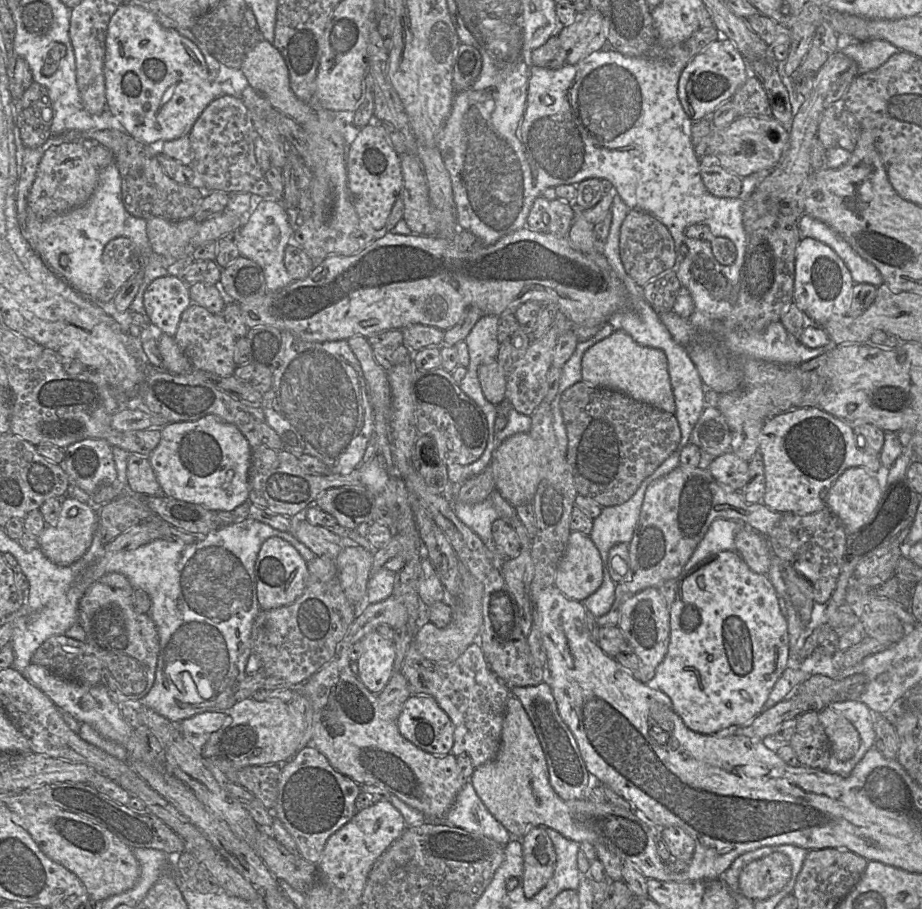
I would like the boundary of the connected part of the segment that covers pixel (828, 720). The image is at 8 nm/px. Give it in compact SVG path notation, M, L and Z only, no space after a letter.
M831 707L820 710L818 717L831 742L832 755L840 761L853 758L860 746L860 735L852 723Z

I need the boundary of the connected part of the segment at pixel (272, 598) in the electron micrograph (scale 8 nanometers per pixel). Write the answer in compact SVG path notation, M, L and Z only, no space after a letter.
M268 538L261 546L255 562L257 599L261 610L270 610L293 603L307 586L308 562L287 541Z

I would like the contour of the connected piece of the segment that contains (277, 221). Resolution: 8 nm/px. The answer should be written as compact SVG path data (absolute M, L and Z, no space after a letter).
M273 199L263 200L238 230L237 247L241 256L257 263L263 270L268 292L277 291L292 283L284 264L284 252L294 233L283 204Z

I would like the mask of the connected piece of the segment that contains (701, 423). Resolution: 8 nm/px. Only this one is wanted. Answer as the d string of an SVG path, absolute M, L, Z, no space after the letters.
M717 406L704 408L692 431L690 442L700 448L704 462L710 462L731 450L731 431Z

